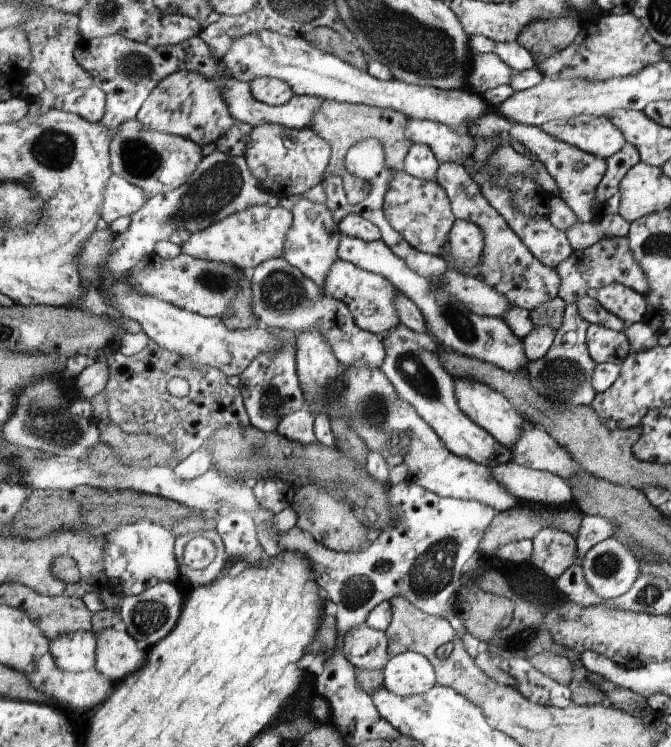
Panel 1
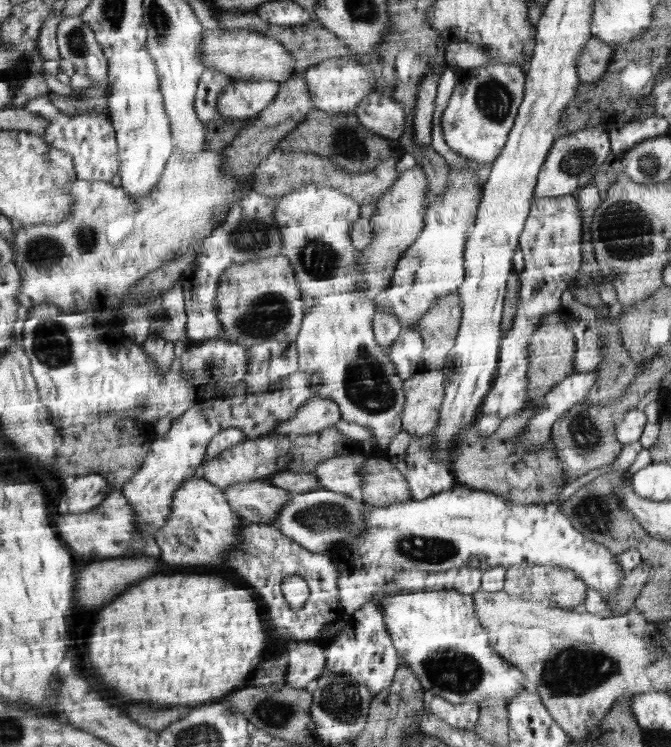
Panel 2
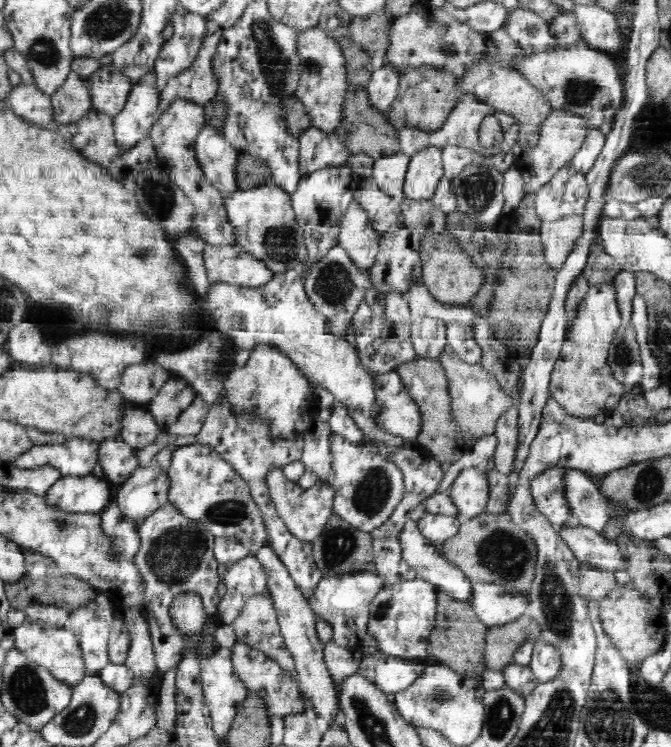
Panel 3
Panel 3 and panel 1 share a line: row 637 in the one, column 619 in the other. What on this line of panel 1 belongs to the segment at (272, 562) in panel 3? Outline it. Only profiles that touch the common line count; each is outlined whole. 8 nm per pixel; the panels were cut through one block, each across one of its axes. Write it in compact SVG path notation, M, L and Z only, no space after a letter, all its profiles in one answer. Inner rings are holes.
M611 284L605 288L591 288L587 296L597 299L611 314L628 323L641 322L649 312L646 295L625 284Z

